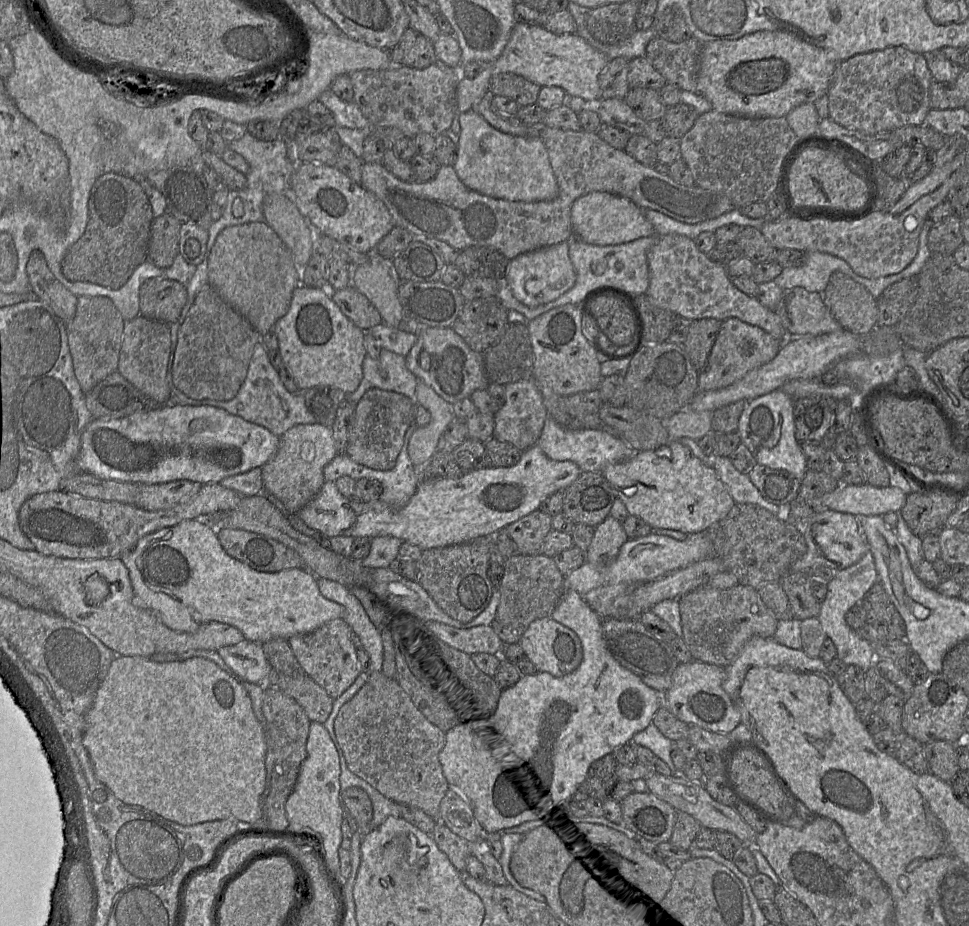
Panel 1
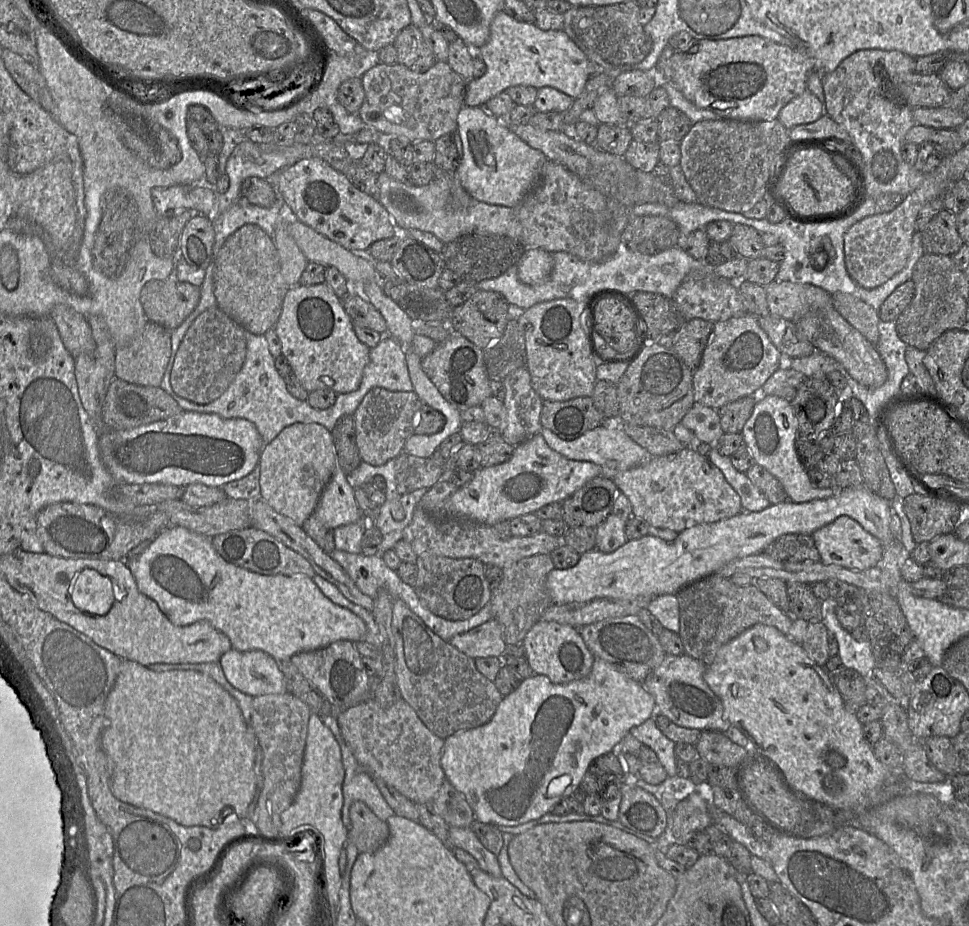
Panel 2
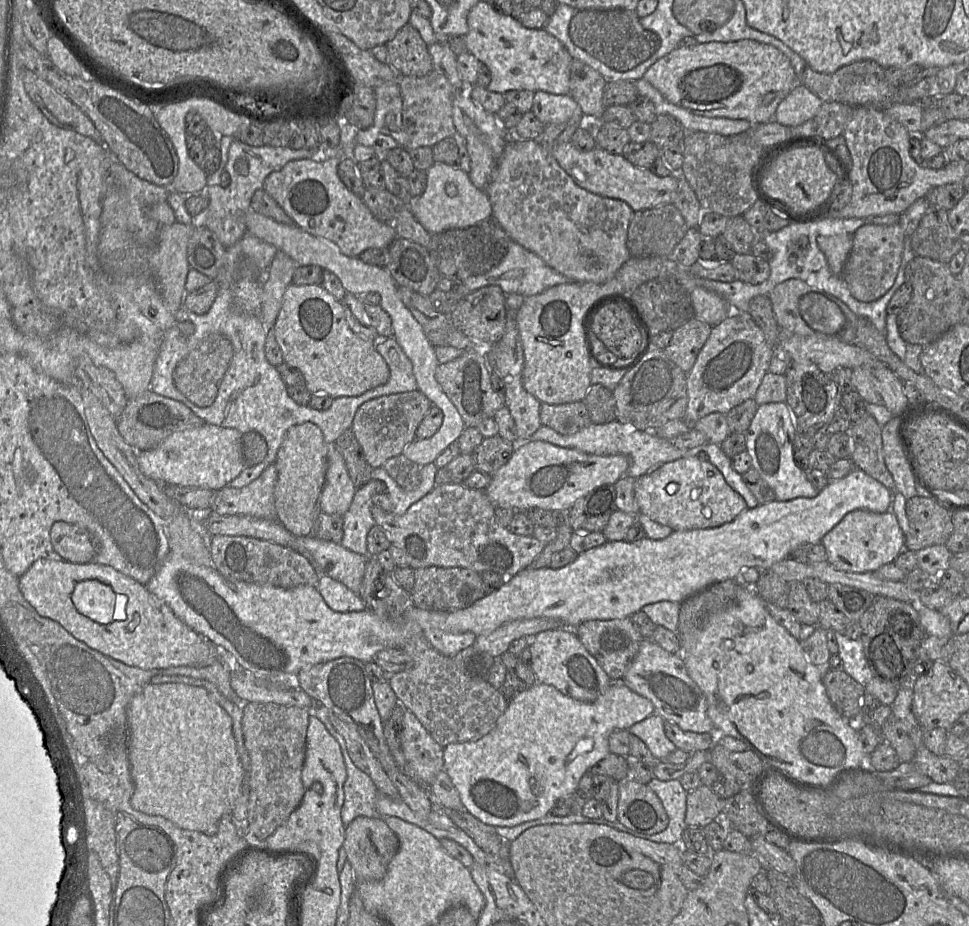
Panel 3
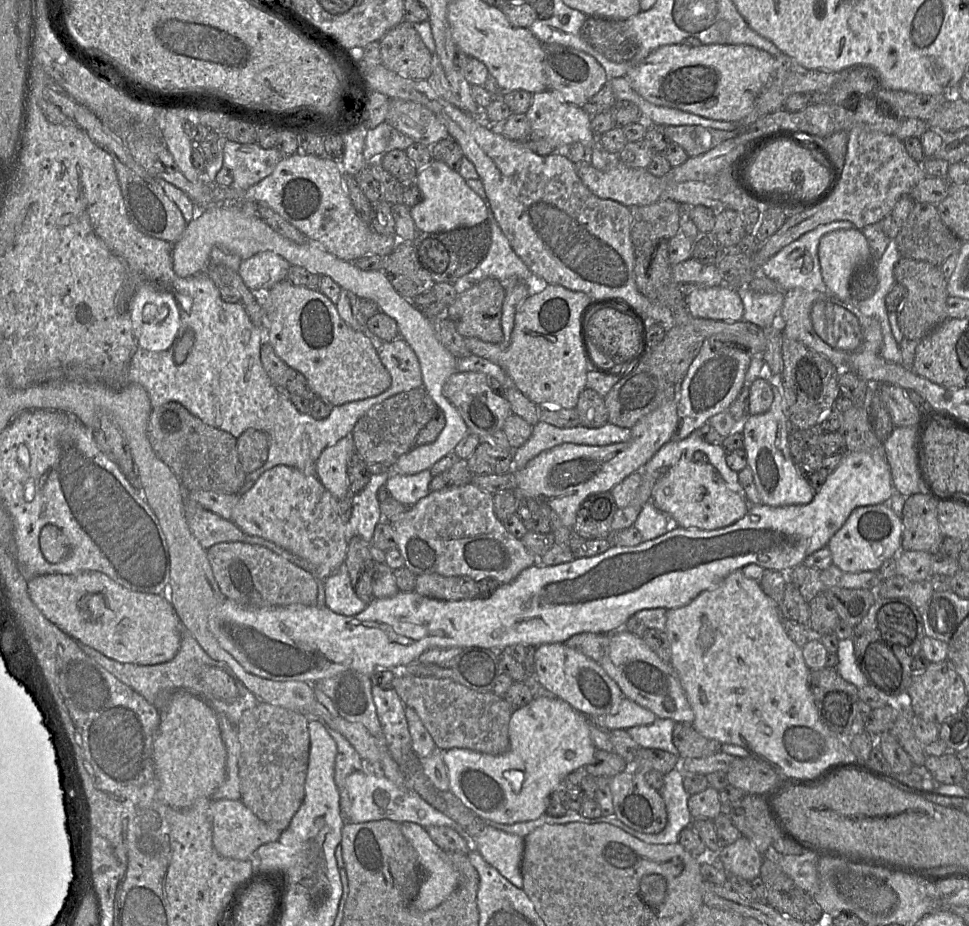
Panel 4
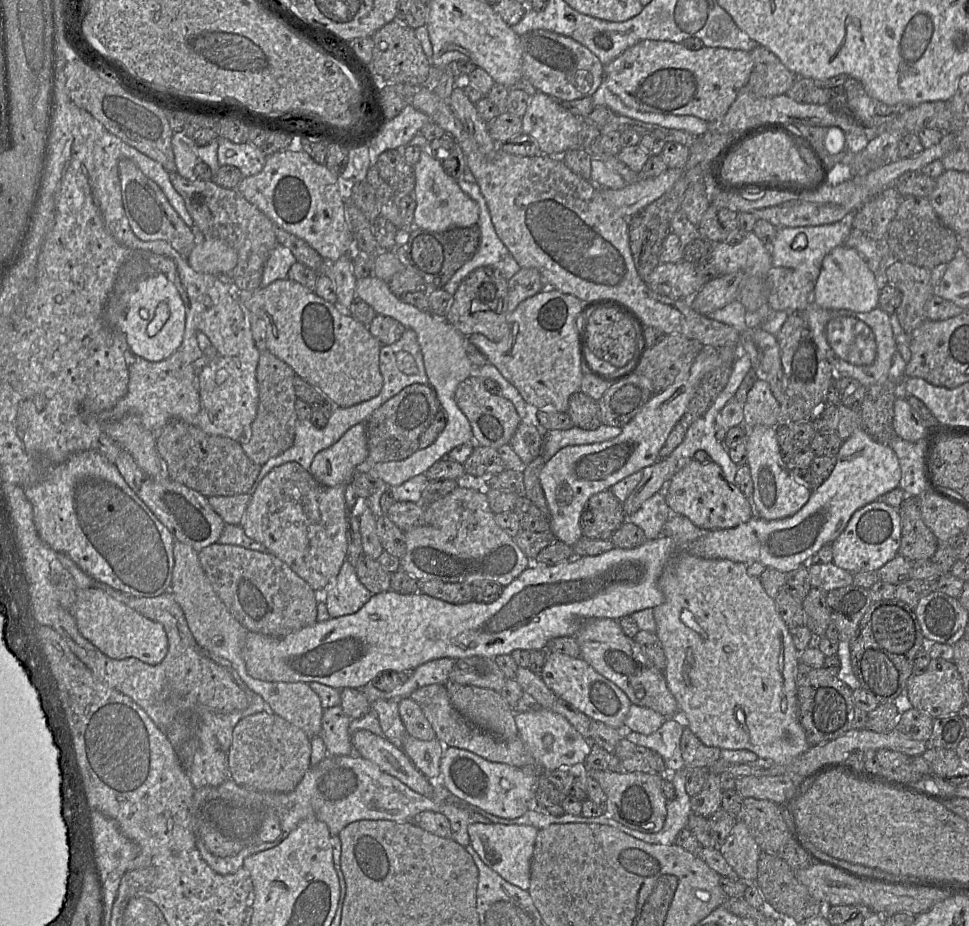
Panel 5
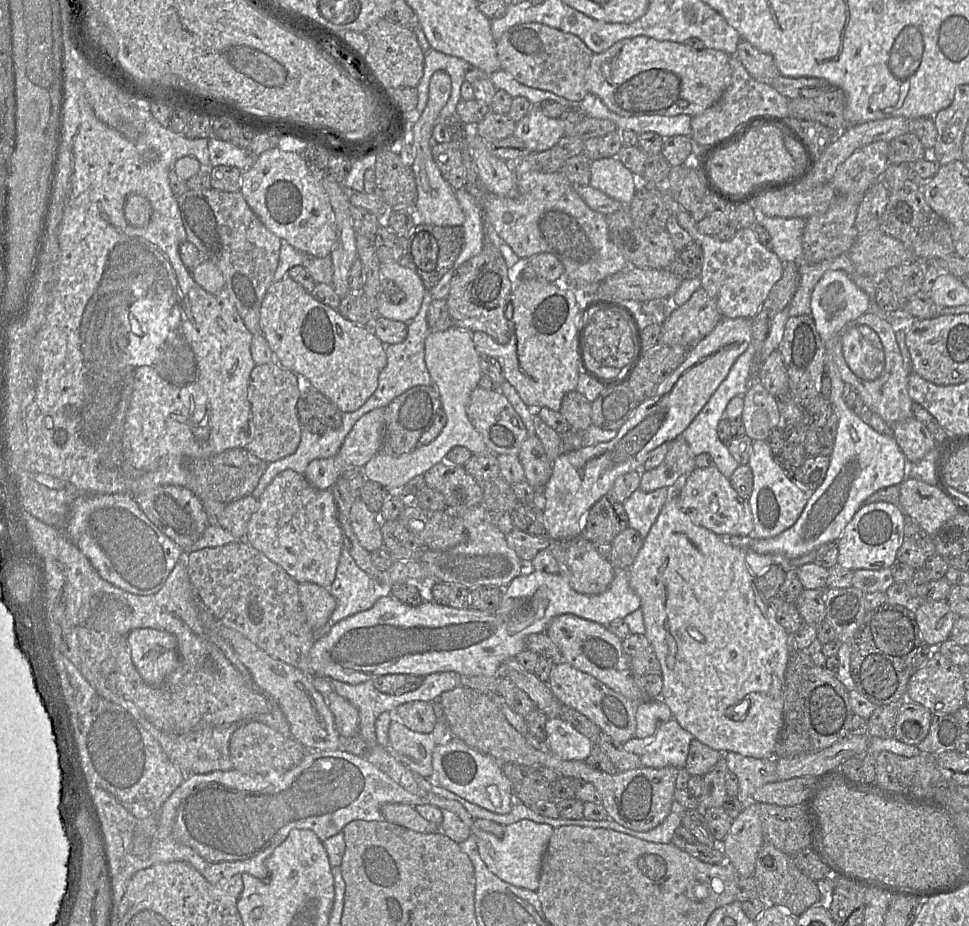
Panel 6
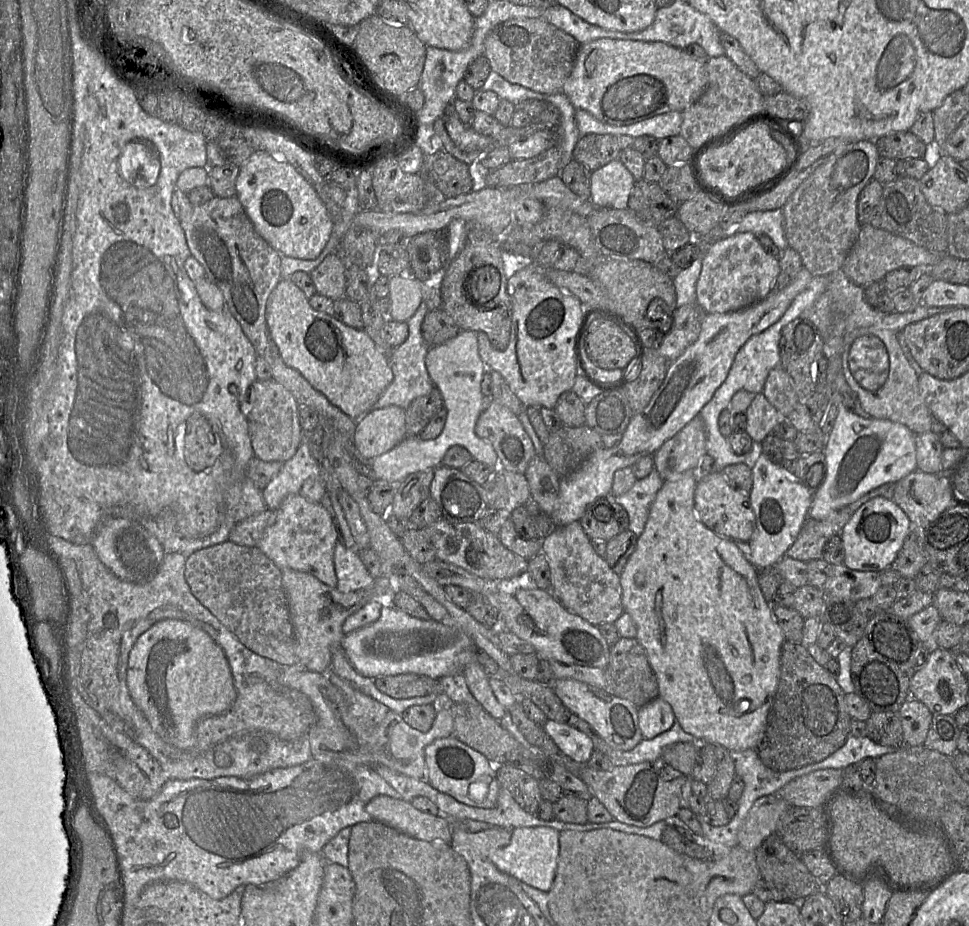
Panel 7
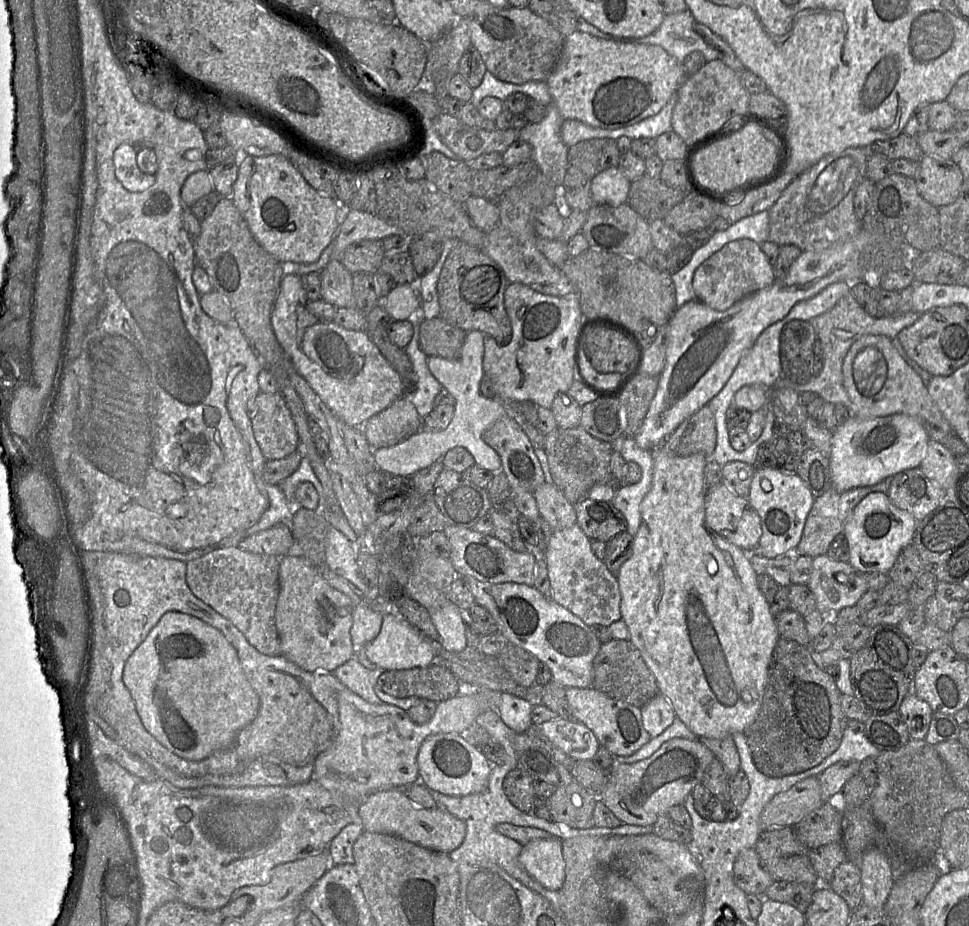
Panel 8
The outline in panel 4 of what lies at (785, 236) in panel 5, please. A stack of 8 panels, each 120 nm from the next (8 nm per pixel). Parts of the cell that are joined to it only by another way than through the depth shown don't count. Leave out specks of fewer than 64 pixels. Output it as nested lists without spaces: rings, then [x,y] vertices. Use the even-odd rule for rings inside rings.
[[[834,221],[822,224],[813,230],[802,234],[799,238],[783,247],[761,266],[761,274],[776,281],[784,291],[801,288],[807,291],[818,291],[831,294],[822,278],[821,267],[818,258],[818,245],[821,237],[835,230],[854,229],[855,226],[848,221]]]

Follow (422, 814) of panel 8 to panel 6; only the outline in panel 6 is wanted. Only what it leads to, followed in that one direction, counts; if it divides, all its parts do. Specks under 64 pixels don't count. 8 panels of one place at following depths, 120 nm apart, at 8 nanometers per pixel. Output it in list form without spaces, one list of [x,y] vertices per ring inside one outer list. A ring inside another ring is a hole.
[[[384,803],[381,813],[387,822],[398,824],[420,833],[437,833],[441,826],[424,819],[415,809],[408,804]]]

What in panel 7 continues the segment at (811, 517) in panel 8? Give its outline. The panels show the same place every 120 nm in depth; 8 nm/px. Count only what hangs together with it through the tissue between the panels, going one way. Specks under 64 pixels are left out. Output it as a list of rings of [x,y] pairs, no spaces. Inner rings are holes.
[[[885,483],[866,493],[853,503],[833,512],[825,519],[807,518],[797,539],[787,550],[786,556],[801,561],[822,559],[822,552],[826,542],[831,537],[840,535],[844,525],[860,506],[876,497],[893,500],[894,490],[895,483]]]

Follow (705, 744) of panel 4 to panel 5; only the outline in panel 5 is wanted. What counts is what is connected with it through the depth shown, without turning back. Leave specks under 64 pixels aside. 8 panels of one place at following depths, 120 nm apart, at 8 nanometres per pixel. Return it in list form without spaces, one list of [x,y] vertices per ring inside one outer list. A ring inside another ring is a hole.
[[[687,726],[683,730],[680,747],[687,769],[708,769],[721,755],[721,749],[704,745]]]

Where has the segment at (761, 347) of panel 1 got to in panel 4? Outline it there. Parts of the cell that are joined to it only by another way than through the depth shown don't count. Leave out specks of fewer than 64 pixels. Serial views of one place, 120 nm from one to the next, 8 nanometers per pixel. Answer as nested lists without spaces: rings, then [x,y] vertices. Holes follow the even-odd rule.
[[[705,339],[679,385],[678,423],[671,441],[680,441],[707,423],[712,416],[728,411],[744,387],[752,356],[744,349],[713,339]]]

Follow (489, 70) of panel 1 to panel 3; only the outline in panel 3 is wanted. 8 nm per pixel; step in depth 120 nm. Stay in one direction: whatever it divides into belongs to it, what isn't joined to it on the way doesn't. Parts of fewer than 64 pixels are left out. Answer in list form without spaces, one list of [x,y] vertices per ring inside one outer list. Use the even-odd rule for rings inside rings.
[[[485,1],[472,7],[467,23],[469,31],[463,39],[467,51],[489,68],[489,91],[504,94],[511,90],[530,90],[569,94],[573,58],[562,43],[543,28],[526,28],[513,16],[498,13]]]

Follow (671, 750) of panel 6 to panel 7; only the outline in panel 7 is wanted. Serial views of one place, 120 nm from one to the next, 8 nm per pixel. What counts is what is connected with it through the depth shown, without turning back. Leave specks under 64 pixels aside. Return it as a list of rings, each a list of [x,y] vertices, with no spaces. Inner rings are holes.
[[[676,720],[669,730],[653,739],[643,739],[630,751],[618,753],[618,763],[616,765],[631,765],[655,761],[661,756],[666,747],[680,742],[698,744],[697,739],[691,734],[686,733]]]

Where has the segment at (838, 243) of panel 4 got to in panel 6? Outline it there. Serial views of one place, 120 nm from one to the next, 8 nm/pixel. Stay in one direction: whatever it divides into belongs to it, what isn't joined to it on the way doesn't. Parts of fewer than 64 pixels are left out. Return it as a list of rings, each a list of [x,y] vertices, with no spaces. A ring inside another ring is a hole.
[[[828,269],[823,274],[814,287],[810,305],[811,317],[825,348],[826,343],[833,339],[847,323],[866,314],[872,308],[869,296],[858,288],[852,279],[840,269]]]

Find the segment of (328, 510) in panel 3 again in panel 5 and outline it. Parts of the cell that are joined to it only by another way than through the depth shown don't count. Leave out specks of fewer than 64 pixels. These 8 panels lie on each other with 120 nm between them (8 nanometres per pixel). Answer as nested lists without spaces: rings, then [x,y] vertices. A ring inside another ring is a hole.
[[[365,423],[351,427],[334,445],[318,452],[309,472],[320,484],[333,487],[350,482],[355,469],[368,459]]]

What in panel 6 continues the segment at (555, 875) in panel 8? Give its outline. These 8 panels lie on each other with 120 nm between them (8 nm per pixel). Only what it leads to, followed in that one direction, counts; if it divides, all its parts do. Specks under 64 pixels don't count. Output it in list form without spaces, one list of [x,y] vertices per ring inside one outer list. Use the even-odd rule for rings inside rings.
[[[425,796],[421,798],[427,800],[427,804],[456,813],[460,819],[470,827],[471,834],[476,840],[481,859],[495,876],[519,888],[531,891],[538,889],[542,857],[554,832],[553,827],[548,824],[523,819],[506,825],[504,834],[502,836],[495,836],[475,827],[475,819],[459,802],[448,800],[441,796]]]

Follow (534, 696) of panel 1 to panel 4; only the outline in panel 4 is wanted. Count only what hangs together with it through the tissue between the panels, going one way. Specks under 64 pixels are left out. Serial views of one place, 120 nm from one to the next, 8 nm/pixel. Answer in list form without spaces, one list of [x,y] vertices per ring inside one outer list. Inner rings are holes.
[[[546,694],[536,695],[527,705],[512,712],[509,726],[509,749],[503,754],[490,755],[469,749],[451,748],[447,751],[436,749],[427,757],[420,758],[425,774],[434,787],[446,792],[450,790],[468,809],[479,817],[502,824],[527,822],[539,818],[545,813],[548,799],[570,772],[591,763],[595,746],[590,738],[590,720],[597,726],[608,730],[628,729],[633,726],[650,725],[657,716],[636,702],[623,697],[615,714],[586,716],[575,710],[570,704]]]

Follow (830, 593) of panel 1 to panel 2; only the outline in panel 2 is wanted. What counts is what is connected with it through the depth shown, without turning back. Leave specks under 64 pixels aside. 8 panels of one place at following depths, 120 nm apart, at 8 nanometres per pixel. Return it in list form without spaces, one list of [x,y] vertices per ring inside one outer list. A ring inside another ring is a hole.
[[[830,597],[823,602],[822,623],[838,643],[838,656],[843,666],[866,677],[876,667],[871,645],[869,641],[856,640],[851,632],[842,627],[836,616],[837,606]]]

